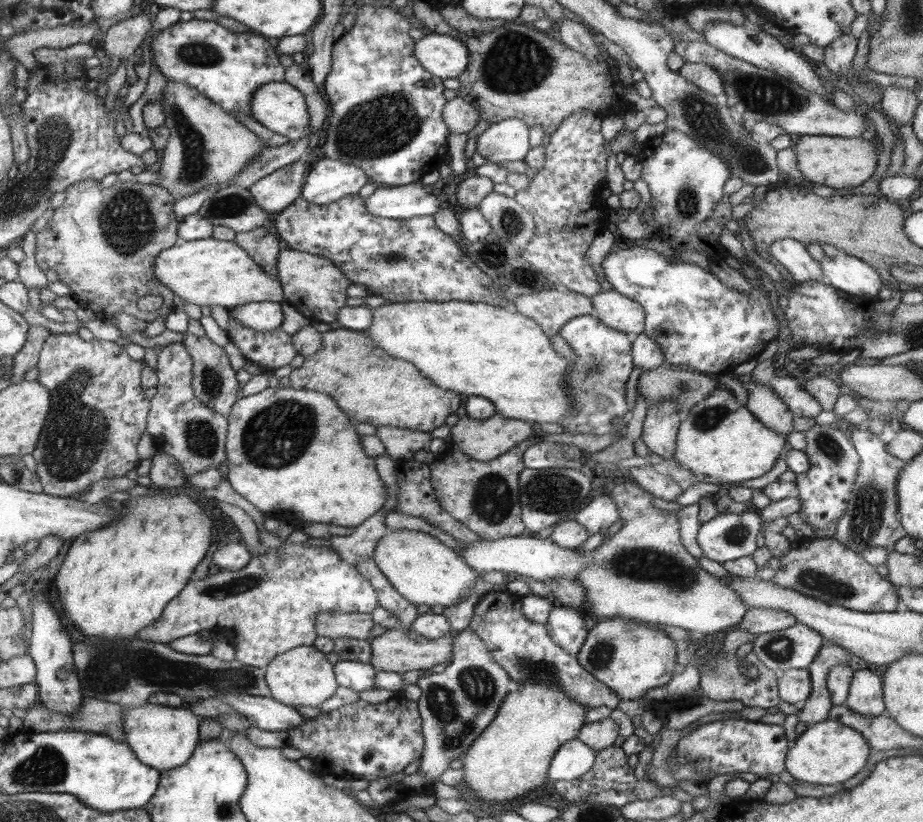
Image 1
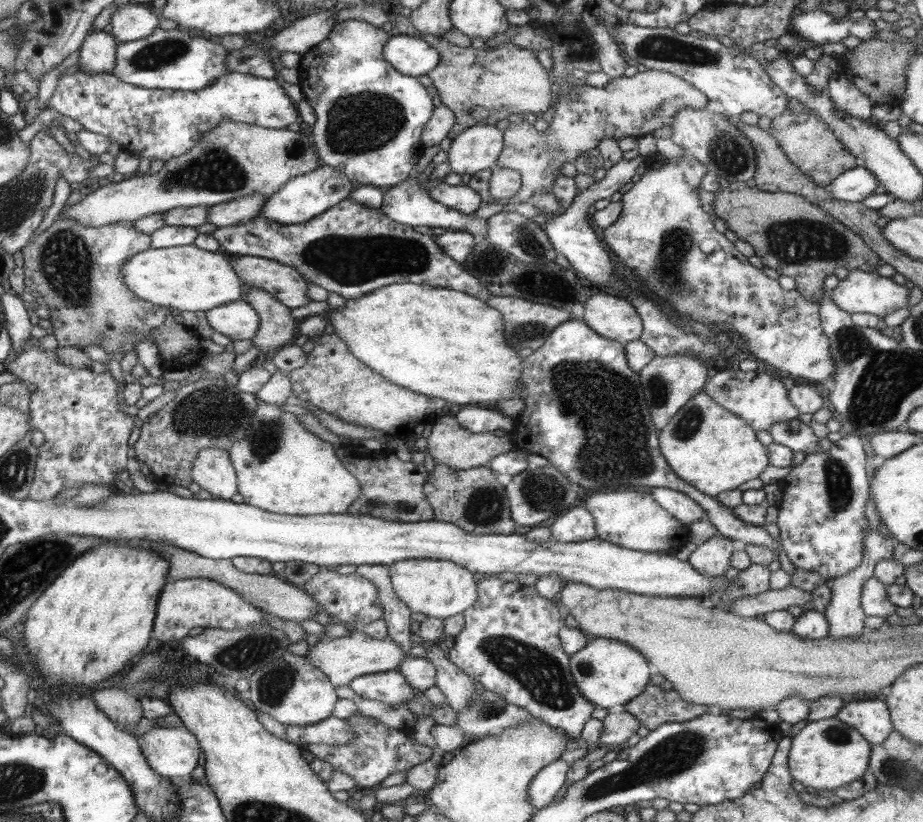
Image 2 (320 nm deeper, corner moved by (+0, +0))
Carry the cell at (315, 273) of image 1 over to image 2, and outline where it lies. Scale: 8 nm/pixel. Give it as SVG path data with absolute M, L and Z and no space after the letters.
M230 257L234 257L234 269L248 288L260 288L291 309L312 302L307 296L310 282L296 268L261 257Z

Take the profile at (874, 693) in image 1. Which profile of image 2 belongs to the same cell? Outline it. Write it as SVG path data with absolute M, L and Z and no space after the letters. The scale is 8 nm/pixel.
M856 700L838 712L838 721L852 726L871 745L884 743L892 732L890 714L882 700Z

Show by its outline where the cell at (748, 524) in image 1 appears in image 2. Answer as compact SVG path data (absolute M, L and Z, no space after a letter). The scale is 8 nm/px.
M723 535L706 539L688 557L688 562L706 576L722 576L730 568L730 559L737 543Z

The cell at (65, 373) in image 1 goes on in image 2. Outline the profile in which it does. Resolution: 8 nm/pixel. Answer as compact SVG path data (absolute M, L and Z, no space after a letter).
M27 341L22 353L18 354L15 360L8 362L8 364L4 366L4 368L6 368L6 372L15 374L15 376L18 376L18 378L26 384L30 383L36 386L36 390L31 392L29 404L29 409L31 410L30 418L32 420L31 423L33 428L43 432L46 438L45 443L38 447L35 475L31 484L31 489L29 490L29 498L36 499L38 501L53 500L58 496L58 493L61 493L62 489L80 489L84 488L86 485L97 484L112 485L112 480L114 480L114 478L117 477L116 474L118 474L116 470L126 468L126 462L128 462L128 440L130 440L130 434L132 434L132 424L134 424L134 420L132 420L130 416L126 416L126 414L122 414L122 412L118 410L118 402L116 402L116 400L118 400L118 396L116 396L116 388L118 388L118 386L116 386L116 382L112 380L112 374L110 371L96 374L92 372L92 368L80 370L61 364L56 356L56 350L54 350L54 348L54 345L46 345L43 341Z

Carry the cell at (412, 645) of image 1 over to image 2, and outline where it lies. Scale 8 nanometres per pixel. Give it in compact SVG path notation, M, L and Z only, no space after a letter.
M352 628L350 634L346 636L317 641L313 646L308 647L308 653L303 656L321 670L334 686L346 686L354 678L398 670L398 666L405 658L405 651L389 636L378 639L364 634L360 629Z

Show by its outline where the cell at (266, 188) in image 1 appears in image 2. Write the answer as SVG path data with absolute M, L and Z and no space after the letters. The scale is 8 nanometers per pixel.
M249 194L233 201L214 205L208 211L208 223L216 227L236 226L254 220L260 211L266 196Z

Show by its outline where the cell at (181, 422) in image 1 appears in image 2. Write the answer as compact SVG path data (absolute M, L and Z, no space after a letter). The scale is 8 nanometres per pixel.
M222 448L203 449L193 462L193 482L199 484L215 498L231 500L240 492L240 479L229 457L229 451Z

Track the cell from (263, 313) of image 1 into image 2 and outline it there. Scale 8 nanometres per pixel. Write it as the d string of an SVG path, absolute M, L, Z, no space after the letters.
M241 299L205 313L212 330L228 336L232 341L251 340L259 332L260 315L255 307Z

